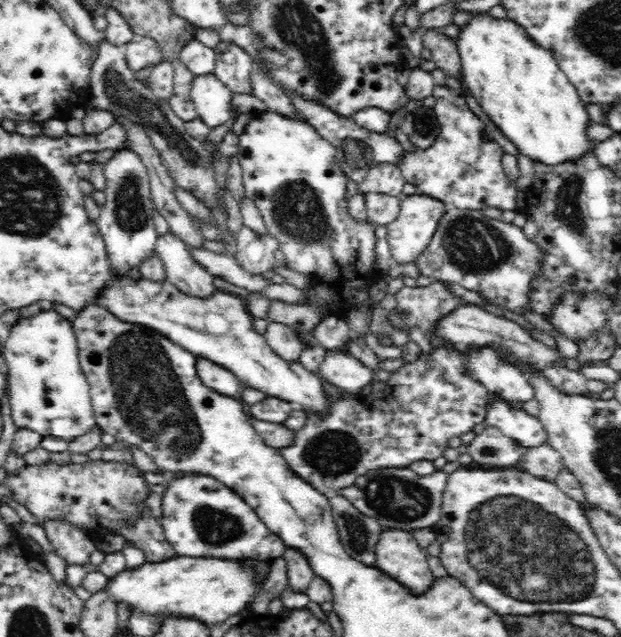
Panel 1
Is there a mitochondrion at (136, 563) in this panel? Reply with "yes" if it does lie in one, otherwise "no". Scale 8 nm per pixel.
no

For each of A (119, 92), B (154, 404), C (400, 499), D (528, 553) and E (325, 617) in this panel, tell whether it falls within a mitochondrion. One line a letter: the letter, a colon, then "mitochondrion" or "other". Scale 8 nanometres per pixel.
A: mitochondrion
B: mitochondrion
C: mitochondrion
D: mitochondrion
E: other

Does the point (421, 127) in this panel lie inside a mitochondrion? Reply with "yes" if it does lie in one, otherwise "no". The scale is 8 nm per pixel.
yes

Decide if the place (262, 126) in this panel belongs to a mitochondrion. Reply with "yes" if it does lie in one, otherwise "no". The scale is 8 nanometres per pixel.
no

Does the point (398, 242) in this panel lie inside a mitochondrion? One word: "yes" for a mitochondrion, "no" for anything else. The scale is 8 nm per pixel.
no

